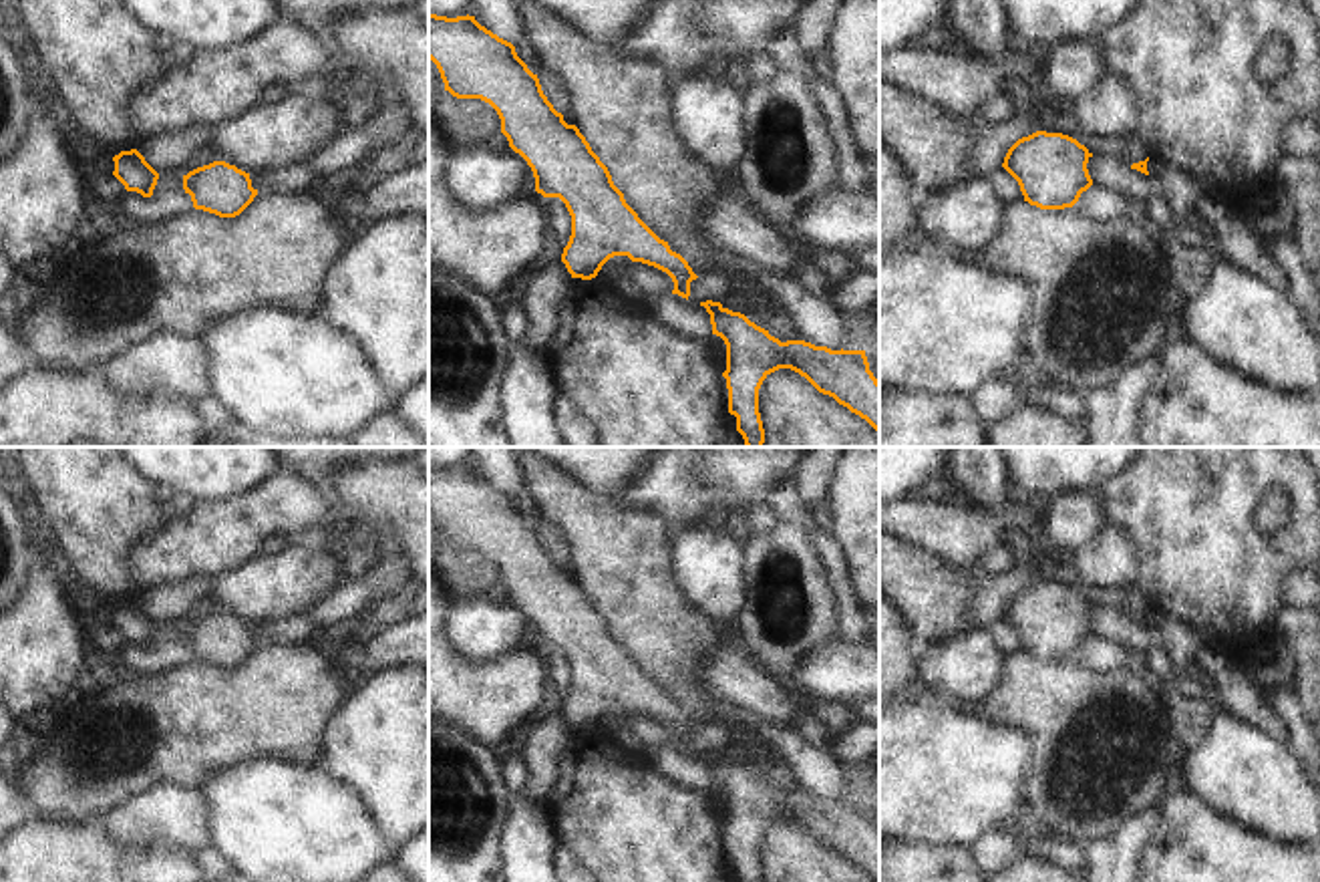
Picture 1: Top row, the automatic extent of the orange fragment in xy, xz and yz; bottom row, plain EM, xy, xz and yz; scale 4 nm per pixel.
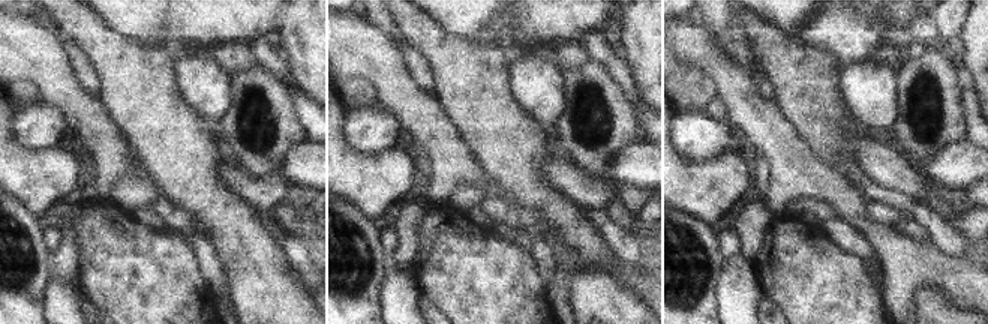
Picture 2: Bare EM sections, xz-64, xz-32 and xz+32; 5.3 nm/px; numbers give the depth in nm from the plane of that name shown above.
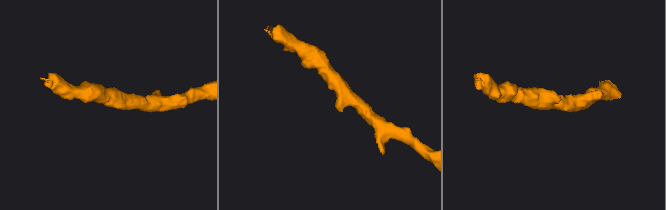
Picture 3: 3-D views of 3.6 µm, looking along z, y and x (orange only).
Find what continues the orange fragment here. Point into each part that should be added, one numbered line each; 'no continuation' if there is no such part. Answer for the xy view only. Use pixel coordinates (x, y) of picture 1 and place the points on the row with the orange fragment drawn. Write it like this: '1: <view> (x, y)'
no continuation

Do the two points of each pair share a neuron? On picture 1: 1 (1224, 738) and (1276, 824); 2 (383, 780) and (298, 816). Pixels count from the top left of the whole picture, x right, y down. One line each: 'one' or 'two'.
1: one
2: two

